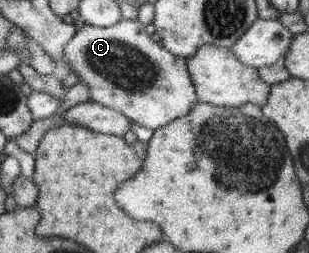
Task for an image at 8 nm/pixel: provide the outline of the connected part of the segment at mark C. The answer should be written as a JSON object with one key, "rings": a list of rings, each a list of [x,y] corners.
{"rings":[[[121,18],[110,26],[84,23],[63,48],[71,72],[89,86],[90,101],[125,114],[132,123],[152,130],[183,117],[198,104],[186,58],[171,53],[151,40],[138,19]]]}

